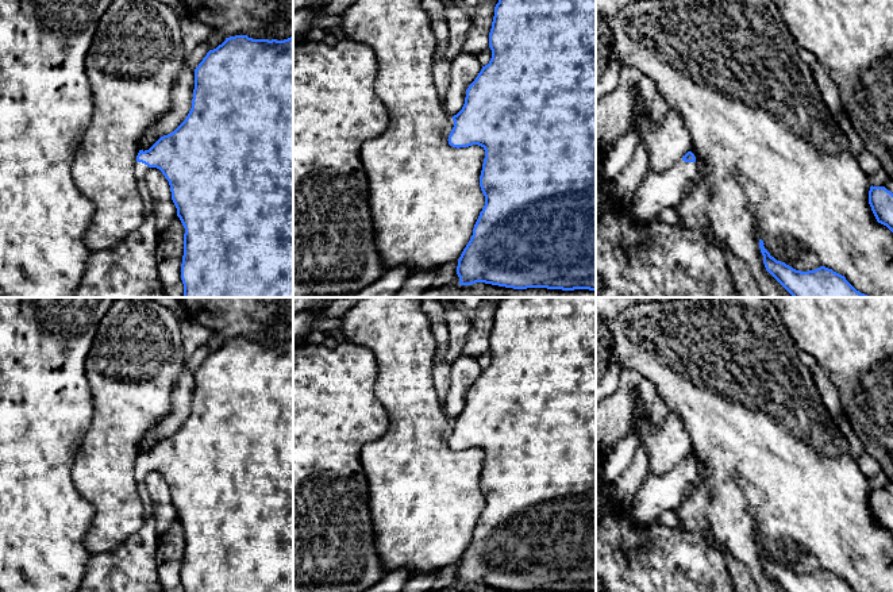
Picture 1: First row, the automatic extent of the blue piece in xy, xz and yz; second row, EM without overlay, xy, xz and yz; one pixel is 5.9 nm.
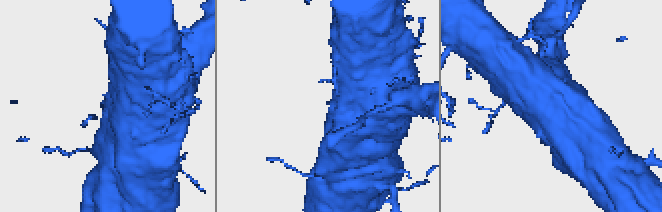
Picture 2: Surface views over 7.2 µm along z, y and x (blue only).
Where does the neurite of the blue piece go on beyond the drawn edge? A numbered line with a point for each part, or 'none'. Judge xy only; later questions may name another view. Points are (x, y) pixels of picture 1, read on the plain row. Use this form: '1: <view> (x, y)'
1: xy (141, 472)

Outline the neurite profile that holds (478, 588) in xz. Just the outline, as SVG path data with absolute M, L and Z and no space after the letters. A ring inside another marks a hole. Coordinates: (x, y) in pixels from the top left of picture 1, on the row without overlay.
M476 585L471 588L458 588L458 589L439 589L439 591L428 591L428 592L513 592L513 591L505 591L505 589L499 589L499 588L492 588L492 587L485 587L485 585Z

